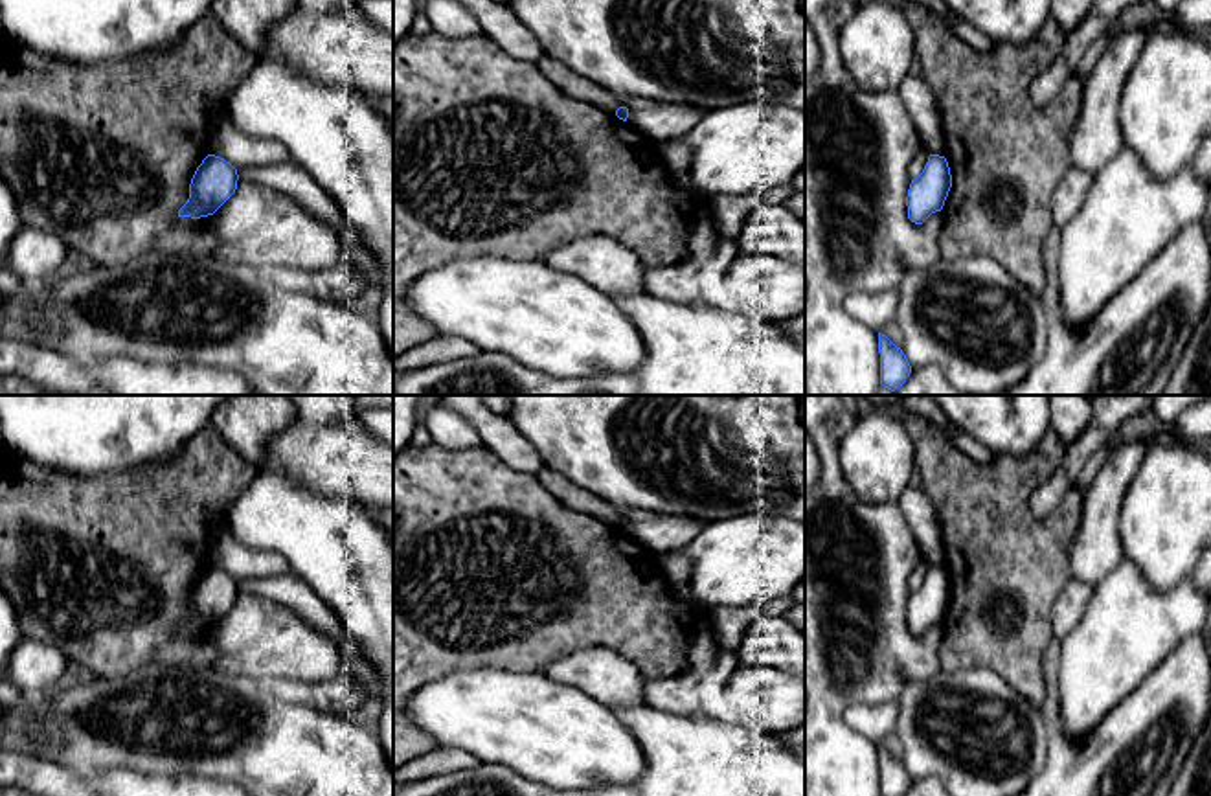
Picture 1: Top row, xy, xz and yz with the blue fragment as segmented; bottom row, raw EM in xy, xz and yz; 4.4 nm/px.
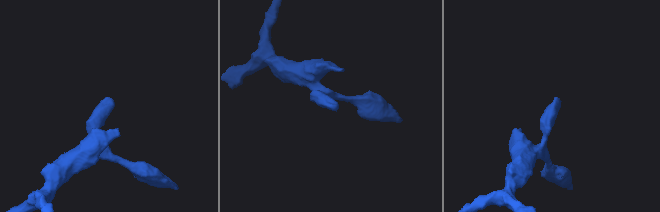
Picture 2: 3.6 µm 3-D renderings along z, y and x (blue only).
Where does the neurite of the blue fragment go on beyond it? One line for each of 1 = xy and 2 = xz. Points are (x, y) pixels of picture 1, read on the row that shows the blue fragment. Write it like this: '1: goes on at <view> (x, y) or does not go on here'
1: does not go on here
2: does not go on here

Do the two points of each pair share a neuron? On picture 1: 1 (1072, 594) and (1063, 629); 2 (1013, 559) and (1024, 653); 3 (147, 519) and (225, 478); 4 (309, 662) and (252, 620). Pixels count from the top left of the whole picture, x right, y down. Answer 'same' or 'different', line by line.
1: same
2: same
3: same
4: same

